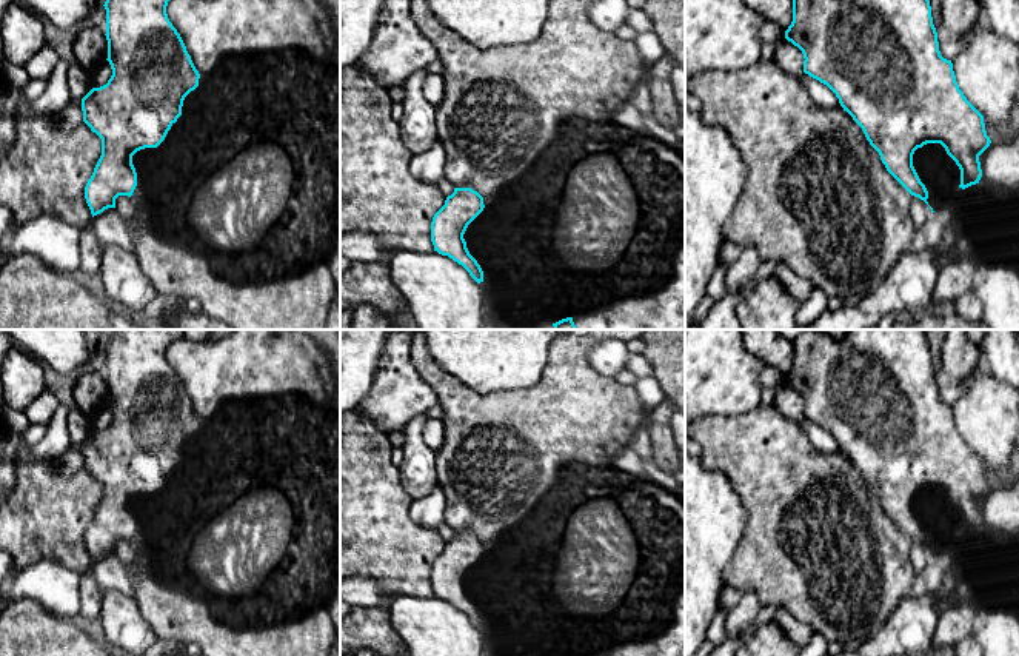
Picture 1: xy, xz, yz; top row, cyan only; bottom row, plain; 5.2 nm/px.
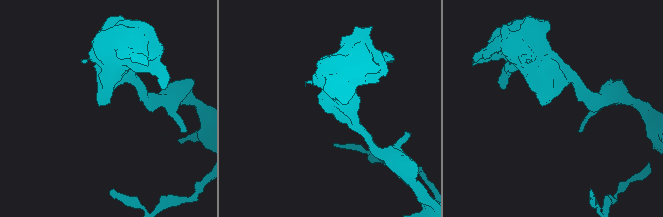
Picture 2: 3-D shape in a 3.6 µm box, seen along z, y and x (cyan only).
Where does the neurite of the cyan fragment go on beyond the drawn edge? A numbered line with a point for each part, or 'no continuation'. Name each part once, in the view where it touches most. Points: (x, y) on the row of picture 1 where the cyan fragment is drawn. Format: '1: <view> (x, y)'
no continuation

